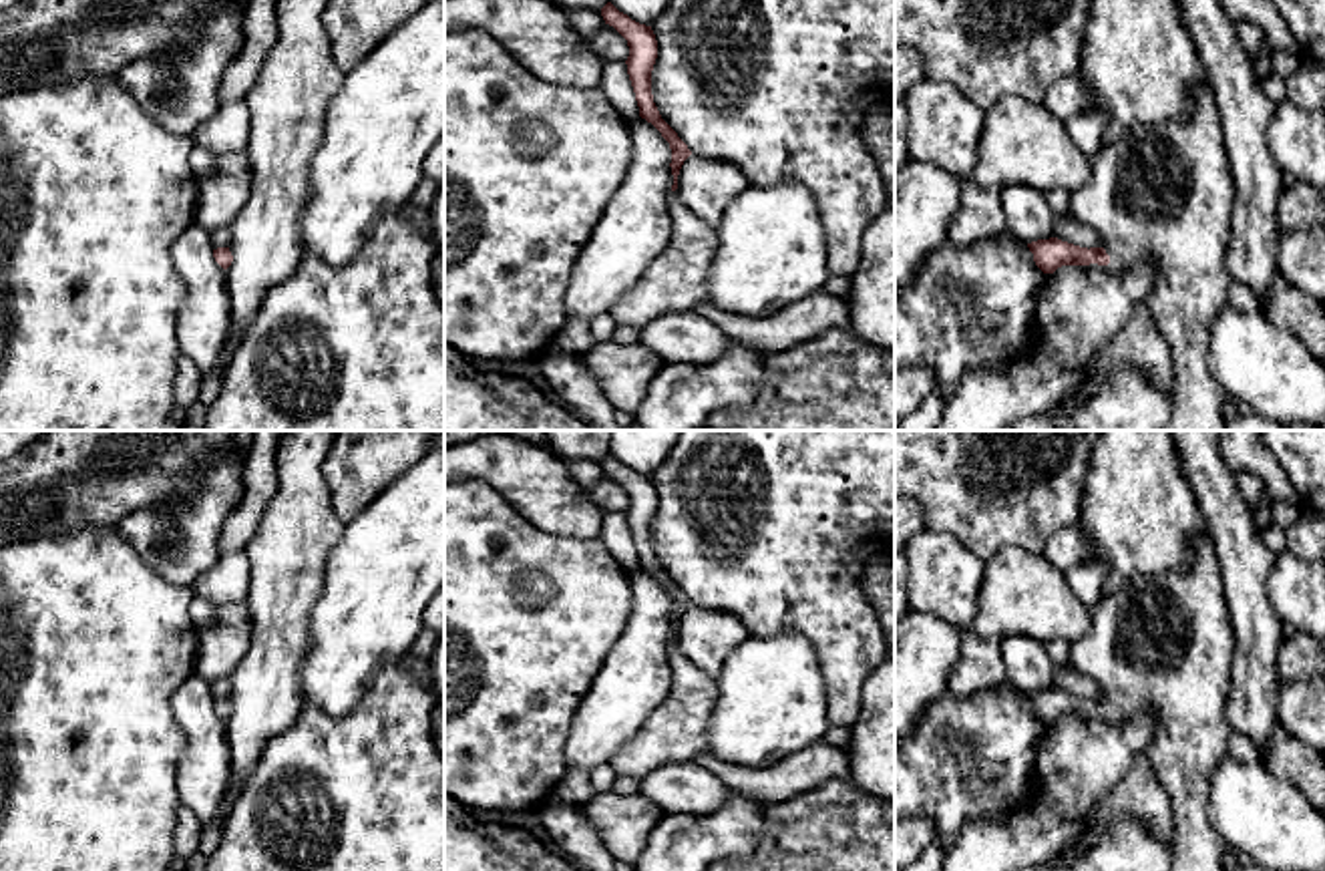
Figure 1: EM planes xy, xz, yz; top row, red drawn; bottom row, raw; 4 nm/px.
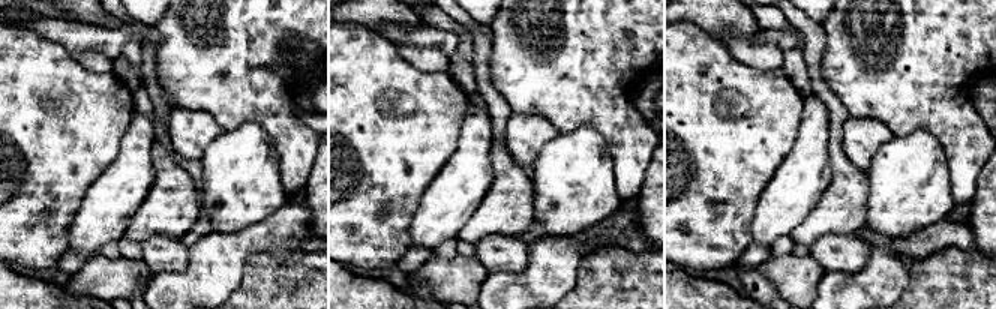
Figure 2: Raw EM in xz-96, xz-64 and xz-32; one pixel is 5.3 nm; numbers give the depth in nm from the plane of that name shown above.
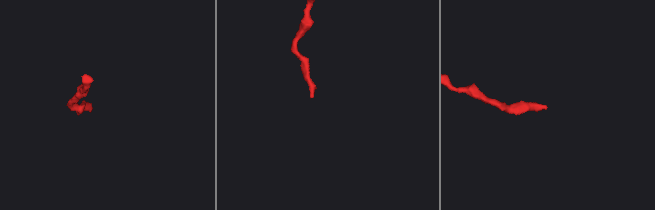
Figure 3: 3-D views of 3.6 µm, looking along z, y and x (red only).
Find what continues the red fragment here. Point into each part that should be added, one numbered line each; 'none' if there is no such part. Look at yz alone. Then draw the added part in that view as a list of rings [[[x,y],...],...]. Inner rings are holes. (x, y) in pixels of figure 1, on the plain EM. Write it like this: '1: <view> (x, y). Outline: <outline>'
1: yz (1165, 642). Outline: [[[1200,535],[1192,545],[1196,557],[1186,571],[1138,577],[1106,591],[1092,607],[1090,630],[1070,646],[1070,664],[1100,684],[1110,718],[1124,720],[1142,708],[1156,714],[1146,756],[1172,801],[1170,871],[1224,871],[1228,847],[1212,827],[1208,793],[1233,734],[1226,704],[1237,636],[1214,541]]]

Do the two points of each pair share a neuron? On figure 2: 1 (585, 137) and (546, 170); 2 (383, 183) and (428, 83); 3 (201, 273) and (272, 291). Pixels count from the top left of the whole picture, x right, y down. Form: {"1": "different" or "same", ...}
{"1": "same", "2": "same", "3": "different"}

